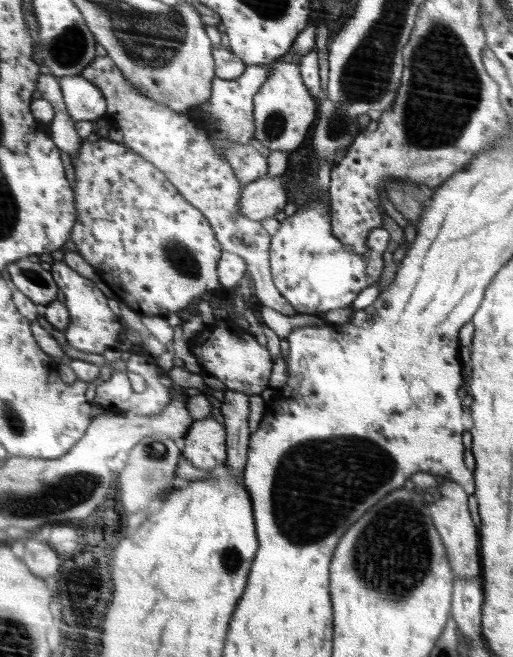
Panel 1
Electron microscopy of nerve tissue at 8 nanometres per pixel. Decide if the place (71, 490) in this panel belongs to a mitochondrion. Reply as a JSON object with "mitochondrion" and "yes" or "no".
{"mitochondrion":"yes"}

